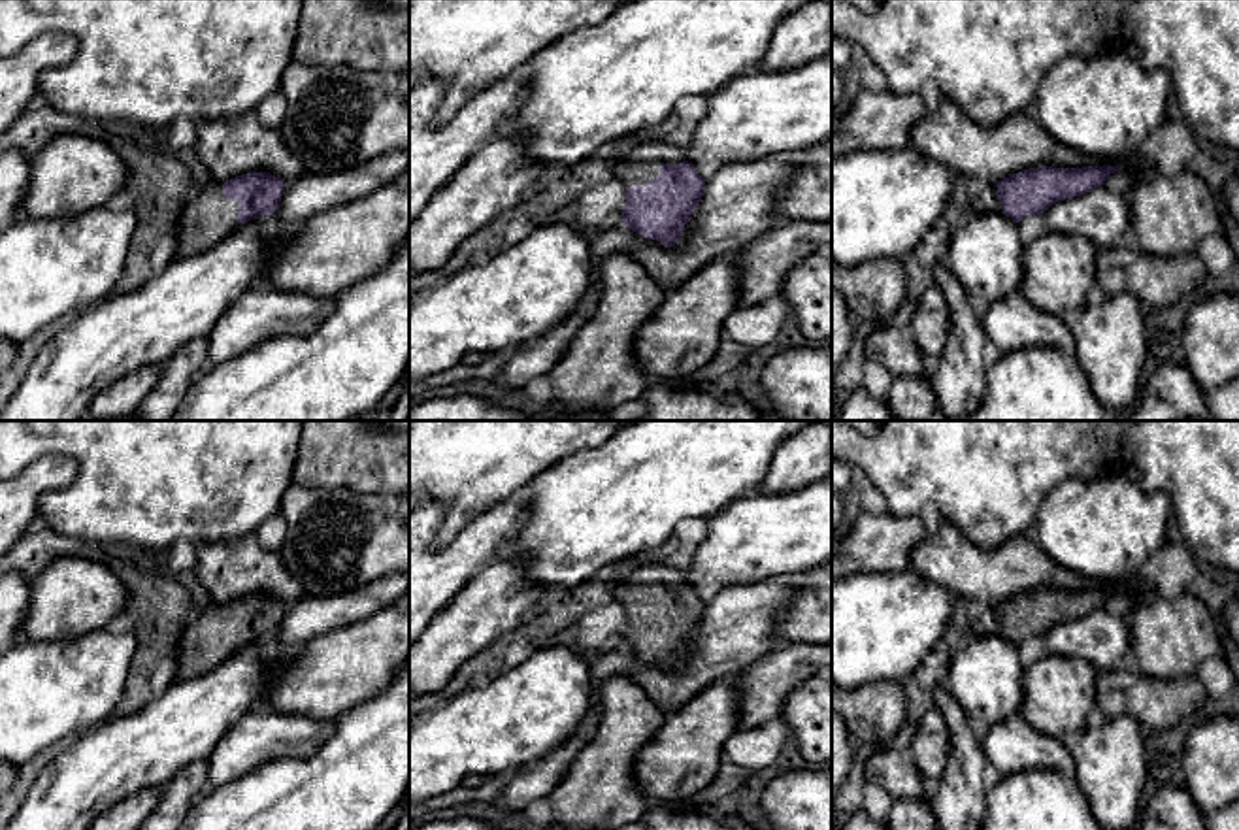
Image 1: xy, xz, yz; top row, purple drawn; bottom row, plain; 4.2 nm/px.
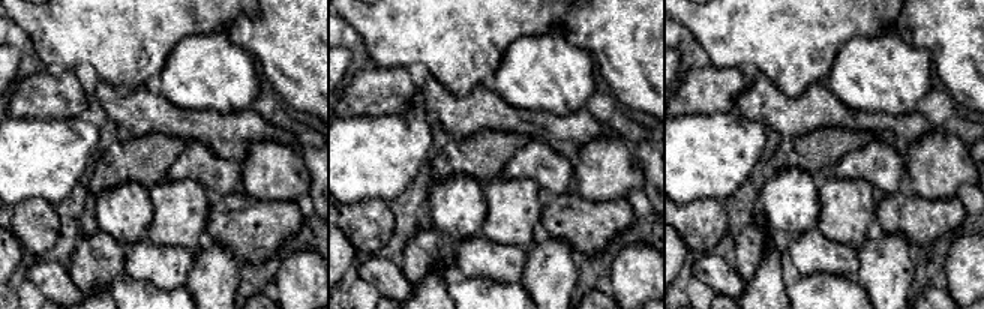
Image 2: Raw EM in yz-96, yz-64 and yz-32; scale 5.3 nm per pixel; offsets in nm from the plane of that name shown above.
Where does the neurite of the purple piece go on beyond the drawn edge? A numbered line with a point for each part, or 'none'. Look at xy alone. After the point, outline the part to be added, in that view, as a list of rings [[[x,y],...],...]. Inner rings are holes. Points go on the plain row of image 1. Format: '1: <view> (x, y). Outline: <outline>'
1: xy (210, 640). Outline: [[[217,604],[187,626],[181,638],[181,658],[177,675],[196,677],[219,668],[234,653],[240,653],[238,624],[223,619],[223,606]]]

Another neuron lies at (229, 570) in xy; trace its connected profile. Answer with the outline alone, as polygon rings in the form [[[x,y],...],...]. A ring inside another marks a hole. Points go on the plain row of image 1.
[[[255,534],[234,541],[196,545],[194,573],[215,604],[266,594],[285,604],[304,598],[304,589],[279,555],[266,551]]]

